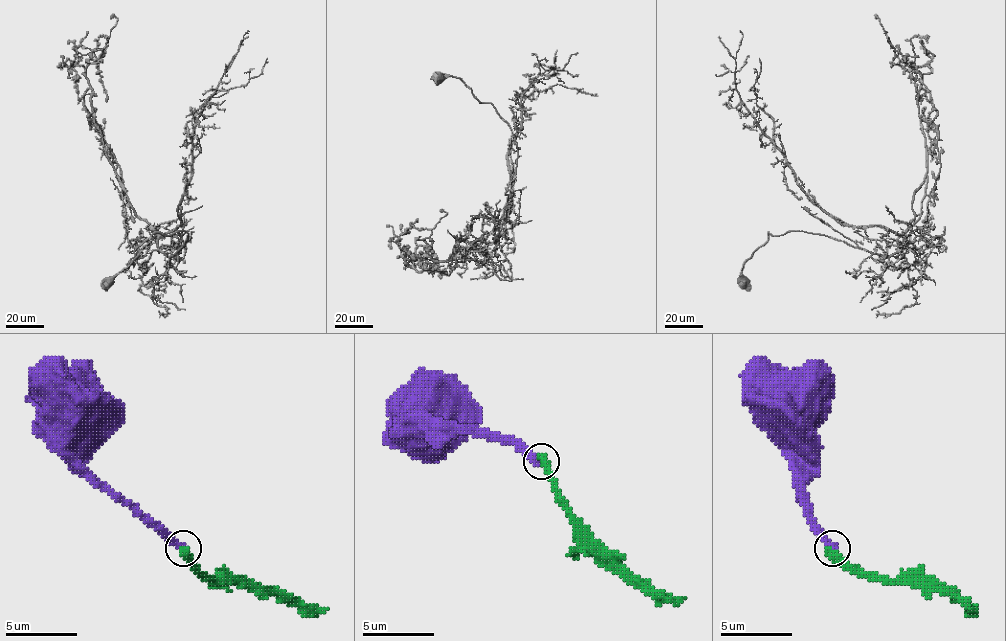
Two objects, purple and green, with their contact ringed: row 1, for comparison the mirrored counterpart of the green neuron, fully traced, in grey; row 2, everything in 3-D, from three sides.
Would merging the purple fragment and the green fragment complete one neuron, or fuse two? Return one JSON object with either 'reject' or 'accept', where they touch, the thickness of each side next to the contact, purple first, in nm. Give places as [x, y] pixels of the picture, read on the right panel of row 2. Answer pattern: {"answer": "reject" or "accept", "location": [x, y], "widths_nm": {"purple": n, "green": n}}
{"answer": "reject", "location": [832, 548], "widths_nm": {"purple": 400, "green": 440}}

